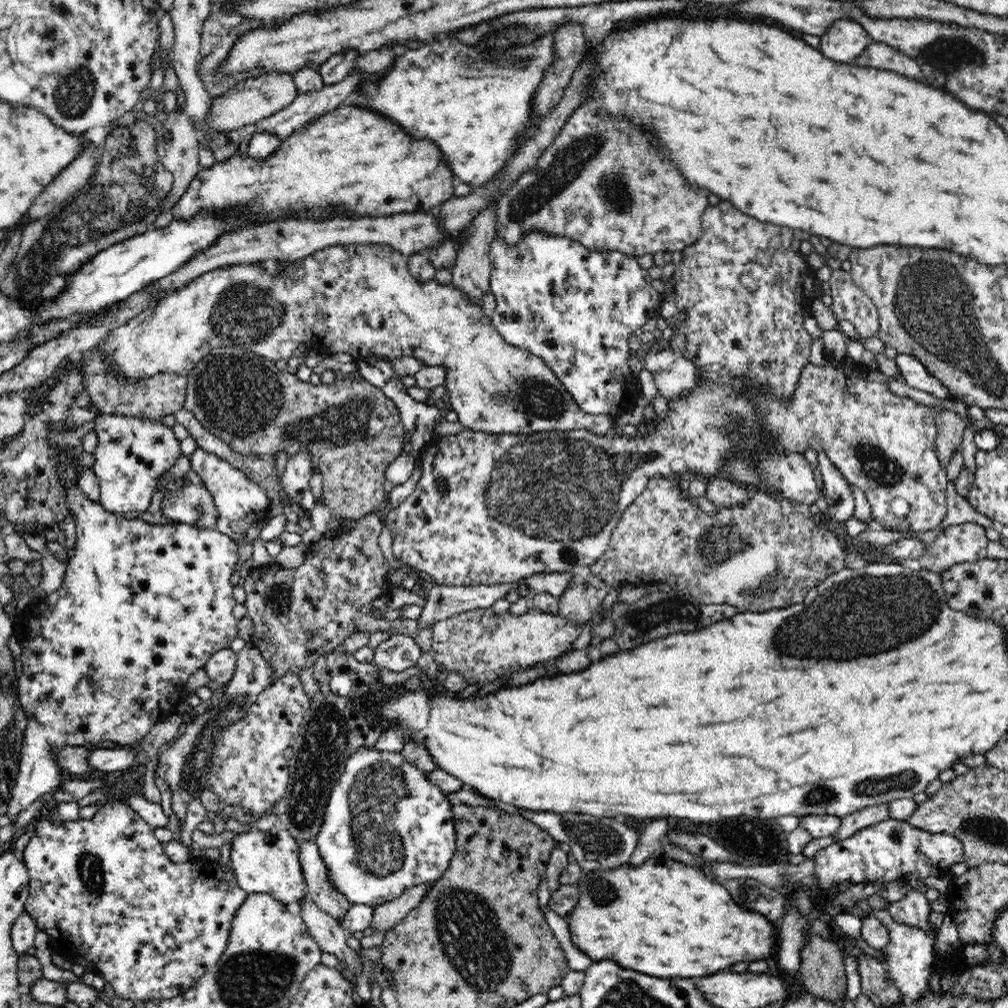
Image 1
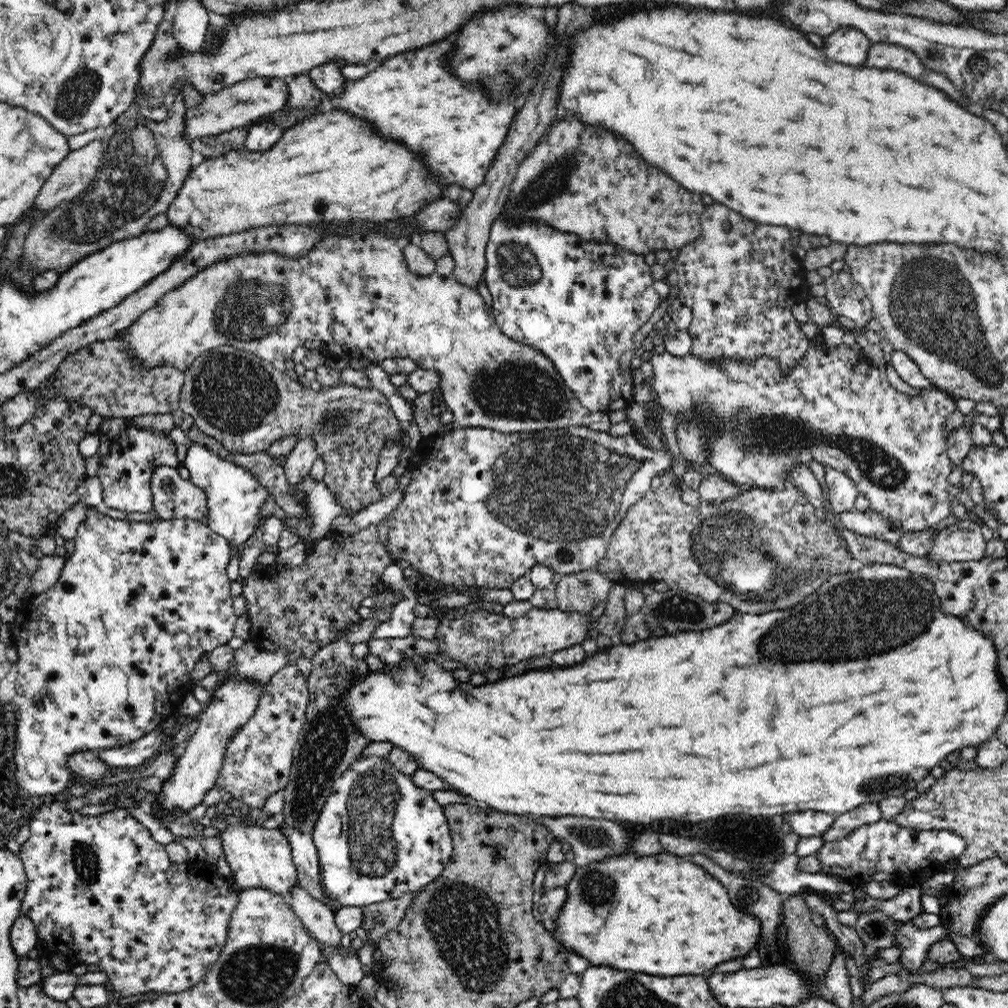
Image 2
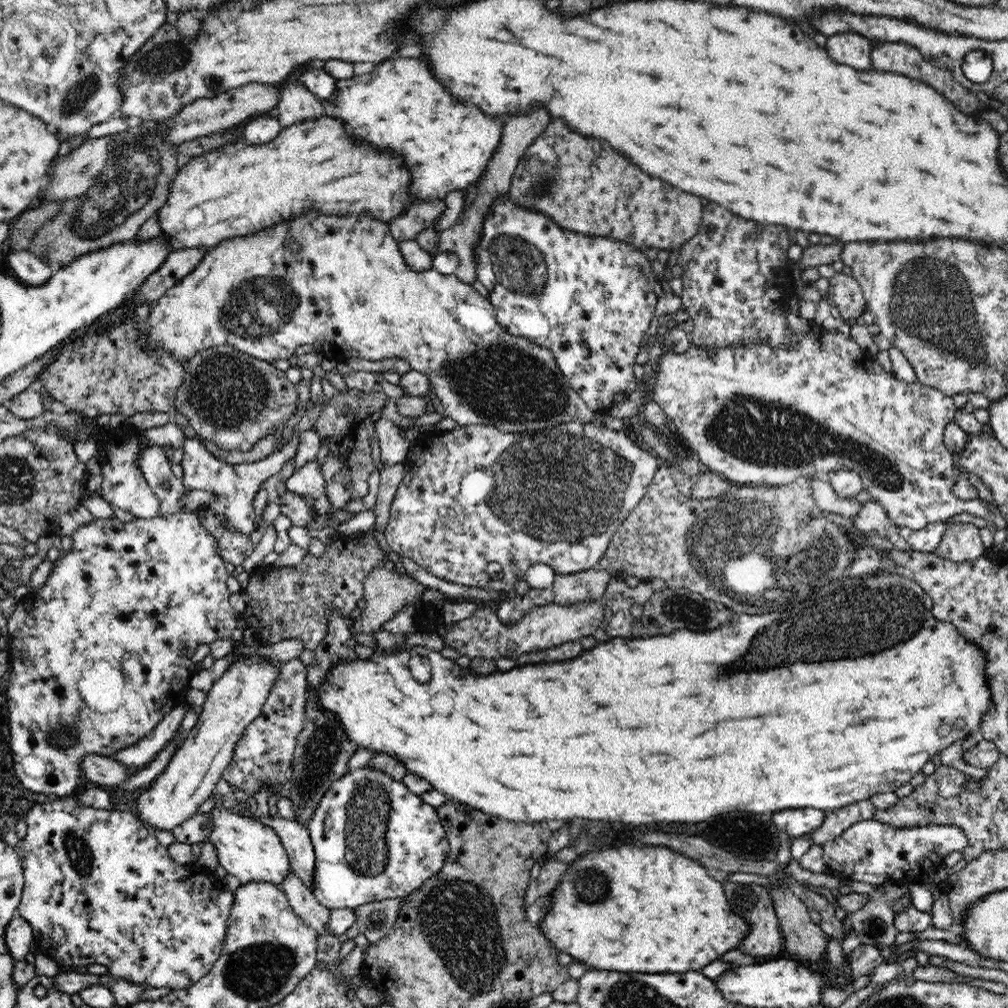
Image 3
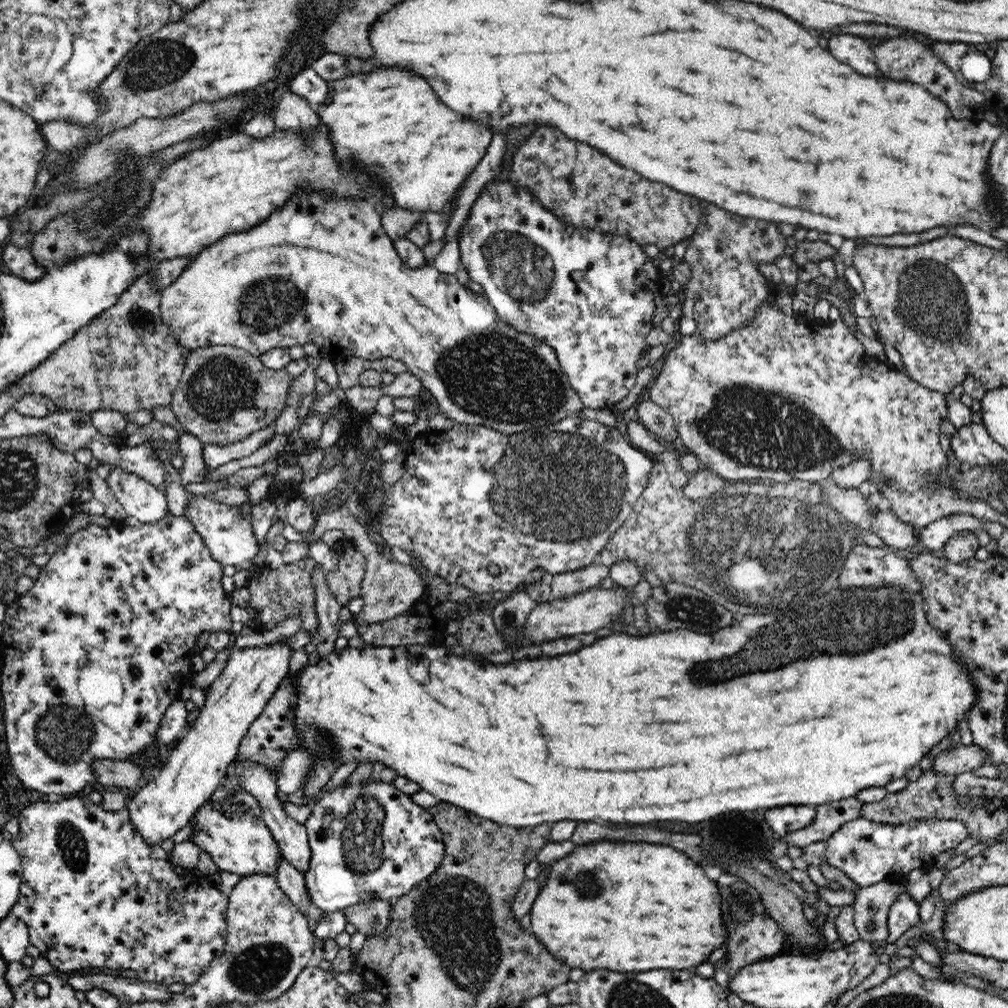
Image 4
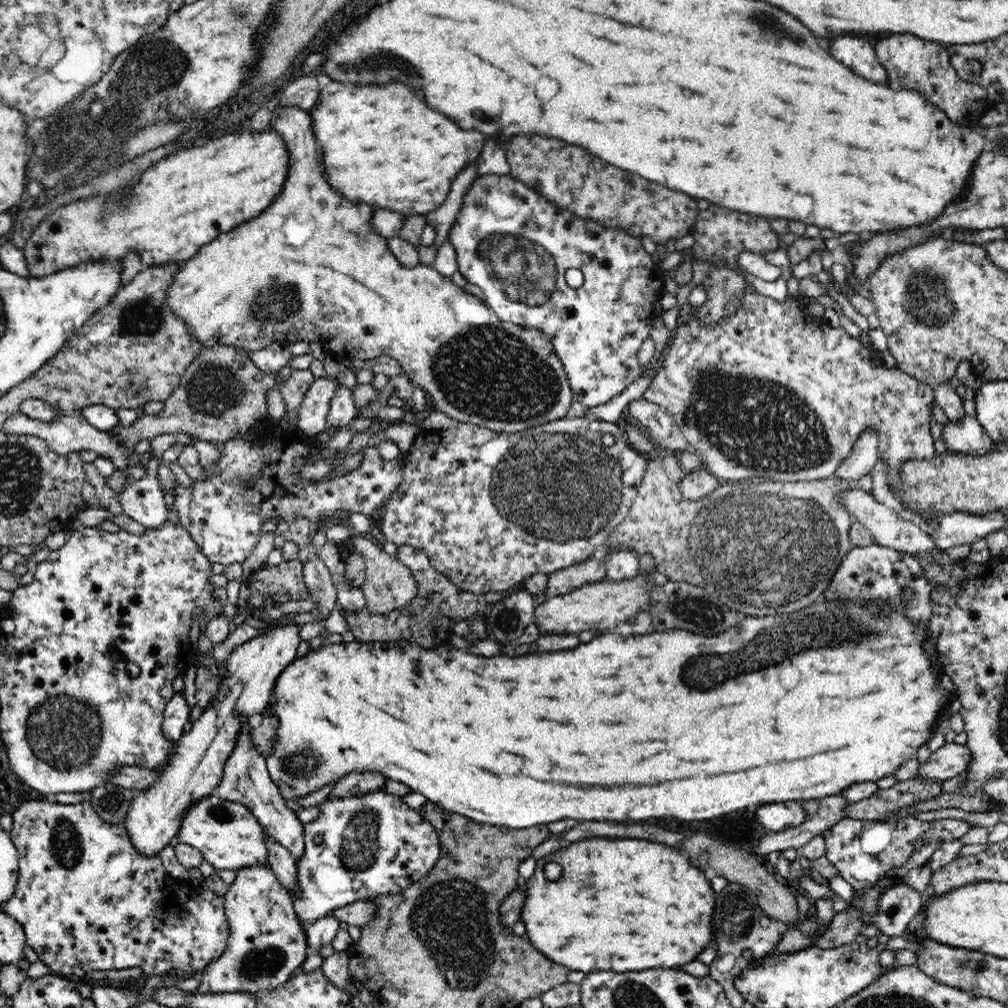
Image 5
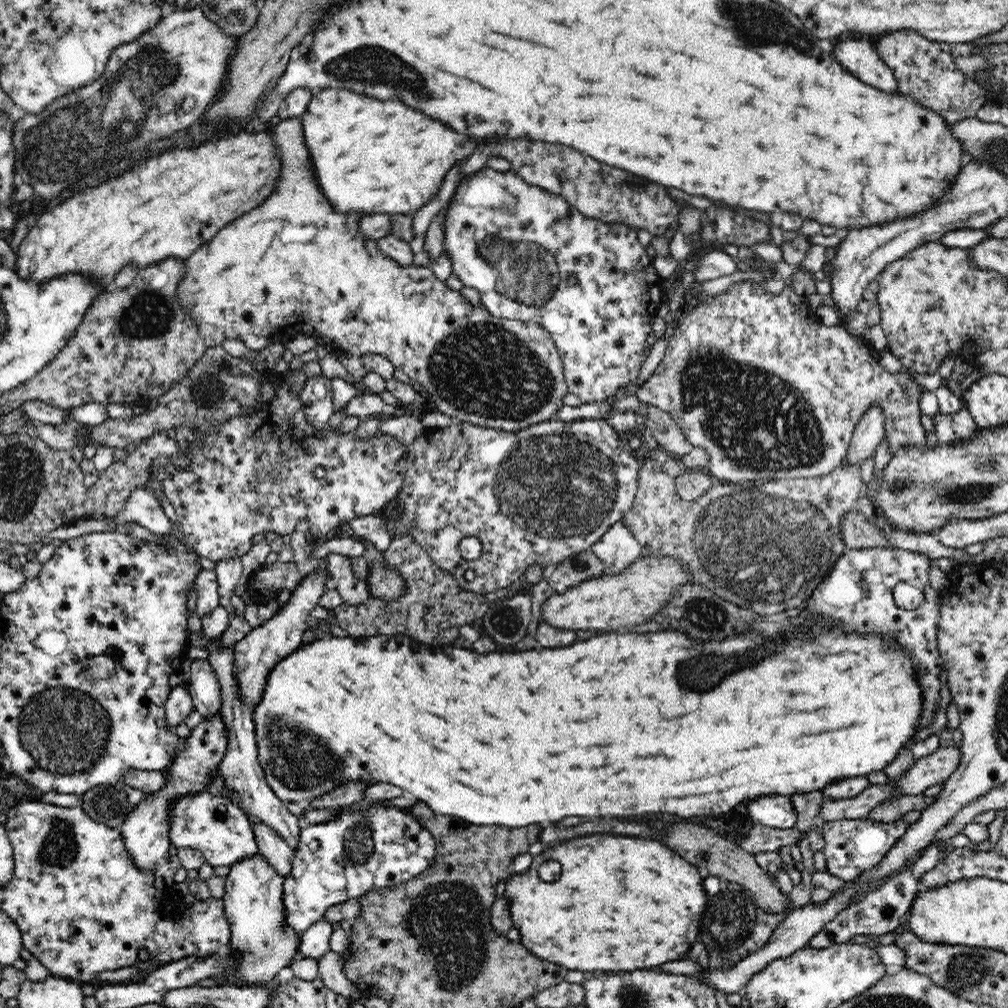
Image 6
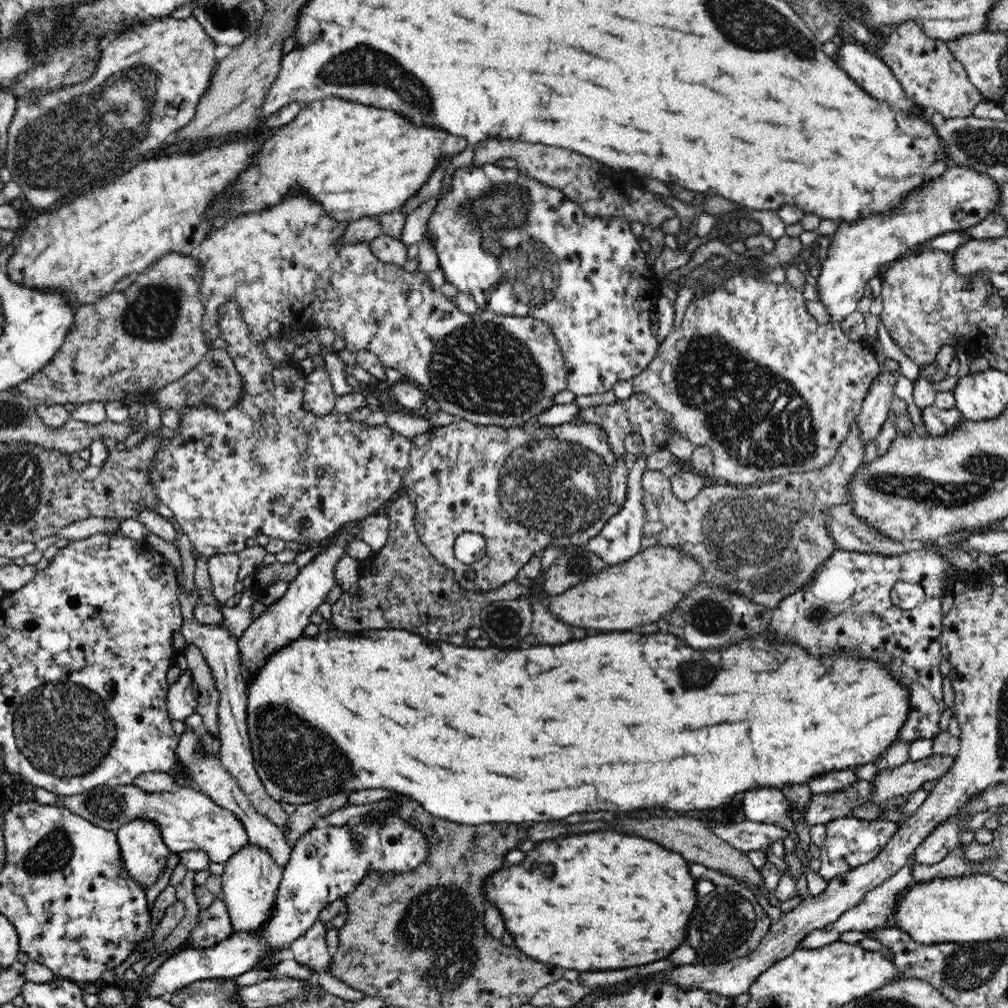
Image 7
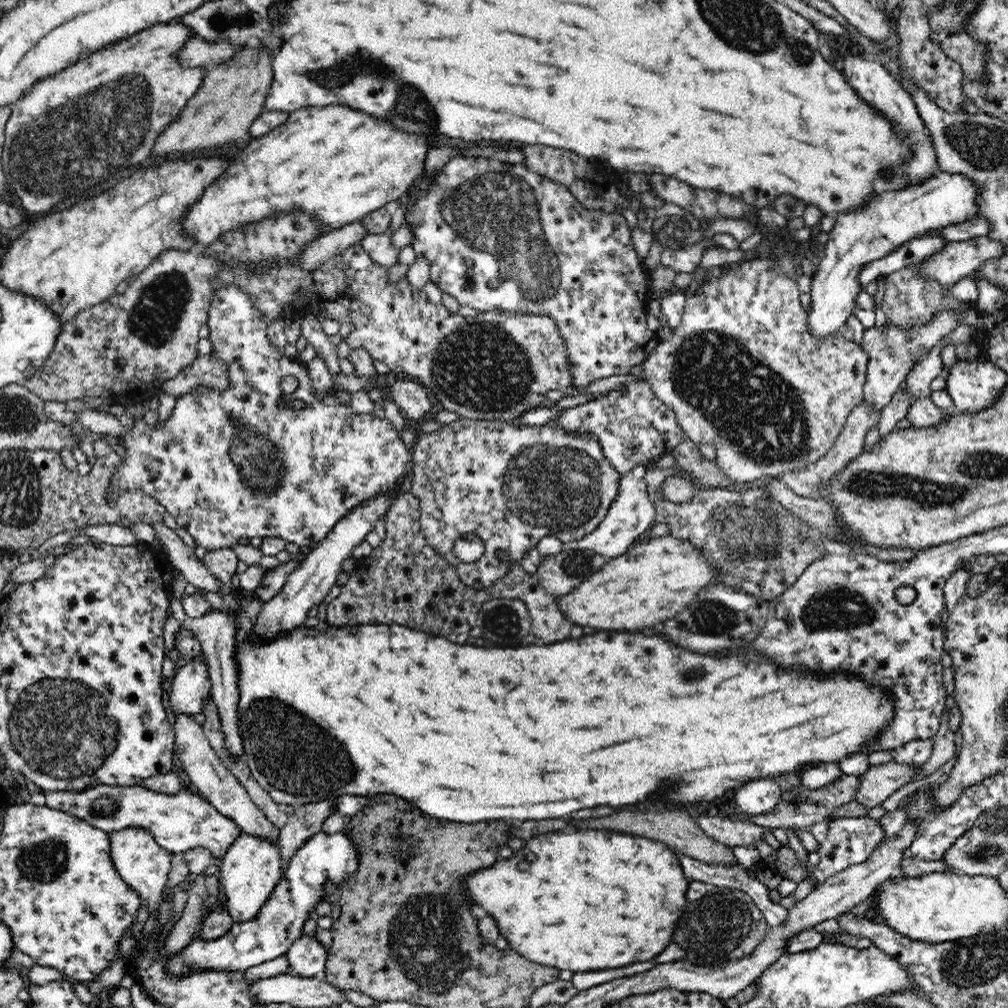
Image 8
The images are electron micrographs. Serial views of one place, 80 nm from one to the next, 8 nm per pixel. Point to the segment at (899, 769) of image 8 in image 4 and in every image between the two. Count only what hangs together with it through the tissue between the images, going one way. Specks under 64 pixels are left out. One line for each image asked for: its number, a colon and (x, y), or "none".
4: (961, 759)
5: (951, 760)
6: (936, 768)
7: (906, 779)

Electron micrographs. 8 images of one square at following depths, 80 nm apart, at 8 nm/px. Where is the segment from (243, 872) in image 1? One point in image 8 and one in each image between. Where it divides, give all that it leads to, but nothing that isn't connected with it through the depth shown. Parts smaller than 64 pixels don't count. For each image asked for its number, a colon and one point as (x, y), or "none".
2: (258, 857)
3: (253, 852)
4: (237, 841)
5: (228, 835)
6: (210, 824)
7: (191, 821)
8: (184, 821)

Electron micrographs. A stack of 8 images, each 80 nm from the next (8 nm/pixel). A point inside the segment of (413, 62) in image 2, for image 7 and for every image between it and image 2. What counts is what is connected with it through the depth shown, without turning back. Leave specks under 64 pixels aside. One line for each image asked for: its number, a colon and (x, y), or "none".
3: (398, 104)
4: (391, 120)
5: (384, 146)
6: (372, 156)
7: (358, 161)

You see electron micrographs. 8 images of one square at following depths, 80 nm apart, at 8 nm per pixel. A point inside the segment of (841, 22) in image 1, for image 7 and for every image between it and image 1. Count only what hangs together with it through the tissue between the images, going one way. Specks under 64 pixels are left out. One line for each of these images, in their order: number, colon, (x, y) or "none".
2: (848, 45)
3: (853, 49)
4: (855, 51)
5: (859, 55)
6: (857, 56)
7: (865, 68)

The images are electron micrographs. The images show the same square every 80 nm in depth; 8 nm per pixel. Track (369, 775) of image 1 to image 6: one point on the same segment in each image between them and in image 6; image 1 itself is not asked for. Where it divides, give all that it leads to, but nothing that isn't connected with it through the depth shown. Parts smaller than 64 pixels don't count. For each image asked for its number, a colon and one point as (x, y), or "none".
2: (378, 836)
3: (374, 840)
4: (369, 842)
5: (359, 848)
6: (336, 861)

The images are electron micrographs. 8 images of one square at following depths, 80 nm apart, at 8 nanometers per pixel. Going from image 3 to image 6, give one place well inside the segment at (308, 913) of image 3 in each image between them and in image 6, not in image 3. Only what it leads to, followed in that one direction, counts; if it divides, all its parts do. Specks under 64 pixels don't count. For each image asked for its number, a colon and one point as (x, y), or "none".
4: (291, 880)
5: (284, 866)
6: (278, 853)

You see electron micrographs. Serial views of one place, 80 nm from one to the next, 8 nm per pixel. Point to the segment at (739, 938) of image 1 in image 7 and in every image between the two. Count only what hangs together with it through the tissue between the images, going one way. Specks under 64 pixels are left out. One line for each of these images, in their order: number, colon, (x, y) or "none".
2: (664, 915)
3: (668, 915)
4: (639, 906)
5: (620, 905)
6: (637, 904)
7: (615, 901)

